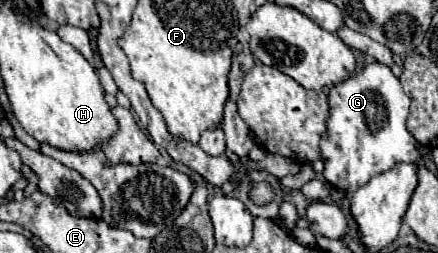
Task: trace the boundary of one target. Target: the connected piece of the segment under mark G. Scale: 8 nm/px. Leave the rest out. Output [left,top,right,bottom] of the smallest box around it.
[321,61,421,195]

